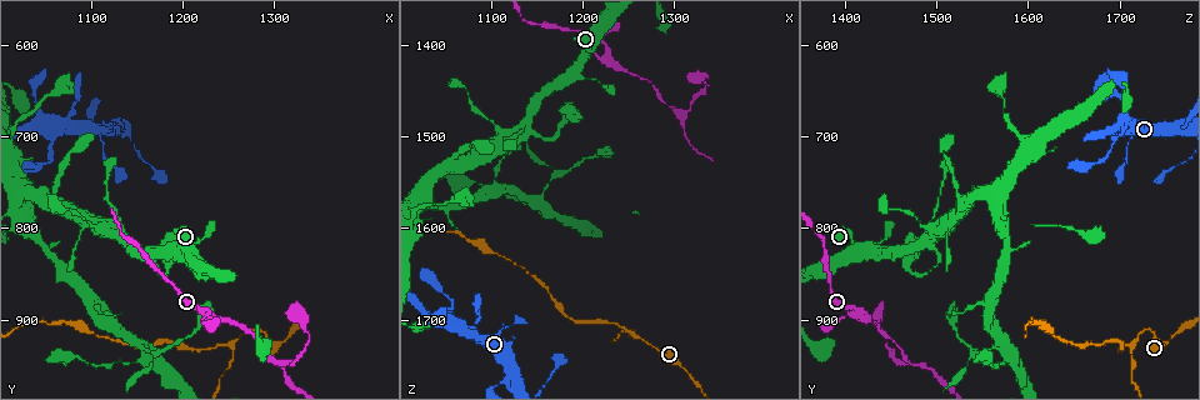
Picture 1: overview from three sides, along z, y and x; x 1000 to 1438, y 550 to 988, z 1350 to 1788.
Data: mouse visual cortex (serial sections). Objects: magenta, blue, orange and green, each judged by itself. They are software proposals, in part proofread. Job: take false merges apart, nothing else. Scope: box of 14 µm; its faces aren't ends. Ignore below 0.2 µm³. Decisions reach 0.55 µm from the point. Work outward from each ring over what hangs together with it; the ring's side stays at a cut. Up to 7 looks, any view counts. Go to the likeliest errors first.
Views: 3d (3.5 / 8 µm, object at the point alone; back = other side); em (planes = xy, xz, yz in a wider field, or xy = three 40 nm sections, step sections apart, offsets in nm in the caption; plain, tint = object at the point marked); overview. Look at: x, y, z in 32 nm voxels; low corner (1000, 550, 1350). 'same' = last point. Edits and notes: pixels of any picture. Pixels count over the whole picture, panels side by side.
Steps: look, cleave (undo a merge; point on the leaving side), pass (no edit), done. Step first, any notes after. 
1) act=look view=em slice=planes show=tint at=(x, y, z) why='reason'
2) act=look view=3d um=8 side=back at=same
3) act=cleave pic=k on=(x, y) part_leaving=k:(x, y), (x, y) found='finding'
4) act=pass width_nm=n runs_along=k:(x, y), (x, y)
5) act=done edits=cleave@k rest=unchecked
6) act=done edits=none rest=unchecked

act=look view=3d um=3.5 at=(1255, 925, 1715) why='three-way junction'

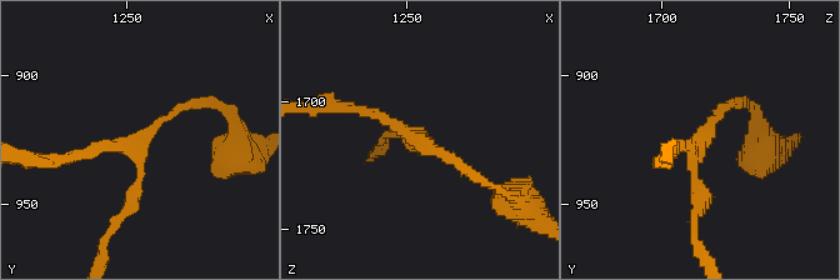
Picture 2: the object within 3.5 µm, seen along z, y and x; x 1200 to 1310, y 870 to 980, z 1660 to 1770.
act=look view=em slice=xy step=1 show=tint at=(1255, 927, 1716) arms=3 arm_widths_nm=150,150,200

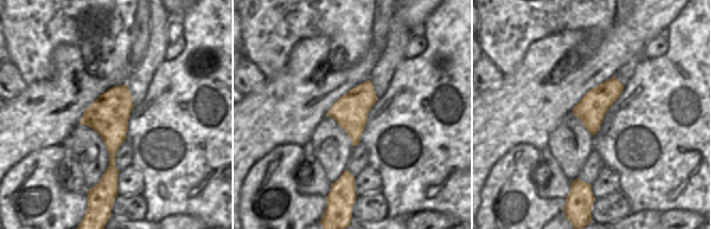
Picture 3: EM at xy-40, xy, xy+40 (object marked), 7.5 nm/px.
act=look view=em slice=xy step=2 show=tint at=same

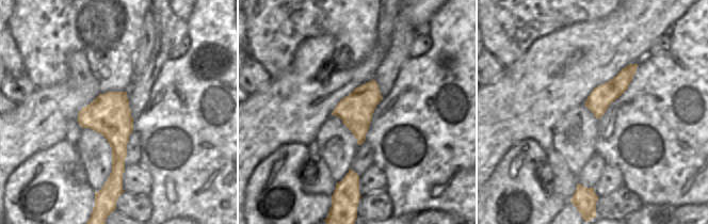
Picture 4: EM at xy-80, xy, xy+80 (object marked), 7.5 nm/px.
act=pass runs_along=2:(479, 180), (379, 115), (345, 109) found='all the same cell'

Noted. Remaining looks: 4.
act=look view=3d um=3.5 side=back at=(1305, 950, 1470) why='three-way junction'

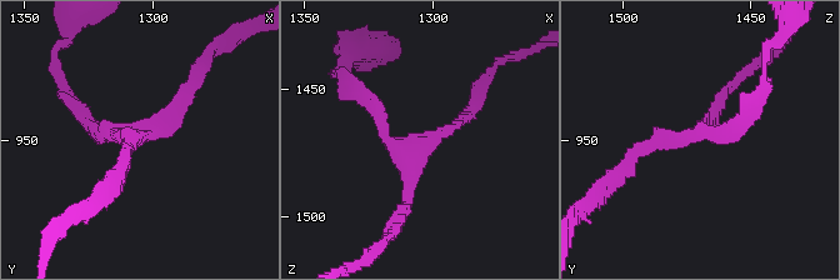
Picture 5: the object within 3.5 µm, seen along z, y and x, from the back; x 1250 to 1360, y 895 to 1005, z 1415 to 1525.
act=look view=em slice=xy step=2 show=tint at=(1309, 948, 1475) arms=3 arm_widths_nm=150,200,200

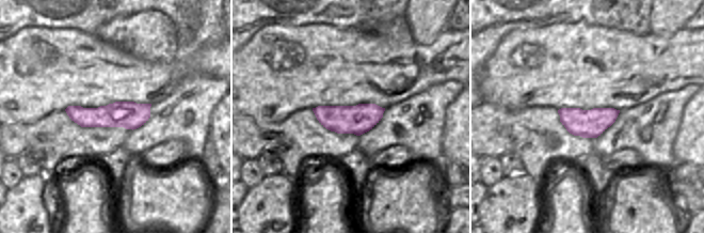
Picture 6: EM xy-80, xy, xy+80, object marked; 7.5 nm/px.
act=pass runs_along=6:(147, 106), (138, 114), (68, 110) found='continuous, no second cell'

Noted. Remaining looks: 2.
act=look view=3d um=3.5 at=(1140, 810, 1485) why='branch point'

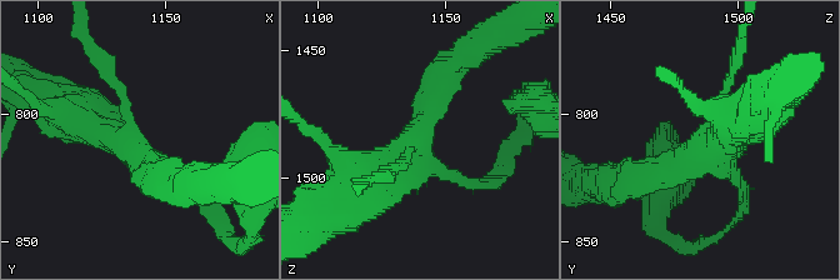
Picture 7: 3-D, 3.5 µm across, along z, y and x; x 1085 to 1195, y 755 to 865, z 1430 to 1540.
act=look view=em slice=xy step=1 show=tint at=(1137, 813, 1488) why='now the EM'

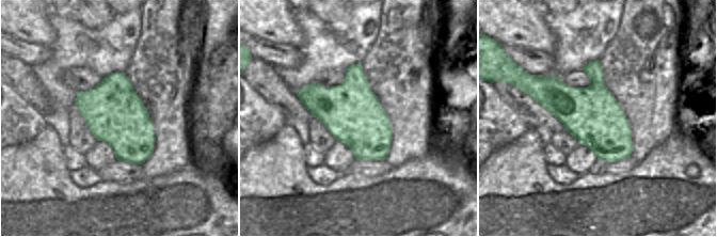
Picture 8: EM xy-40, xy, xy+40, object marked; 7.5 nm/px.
act=pass runs_along=7:(439, 84), (420, 135), (351, 199) found='one cell here'

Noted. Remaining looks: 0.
act=done edits=none rest=unchecked

